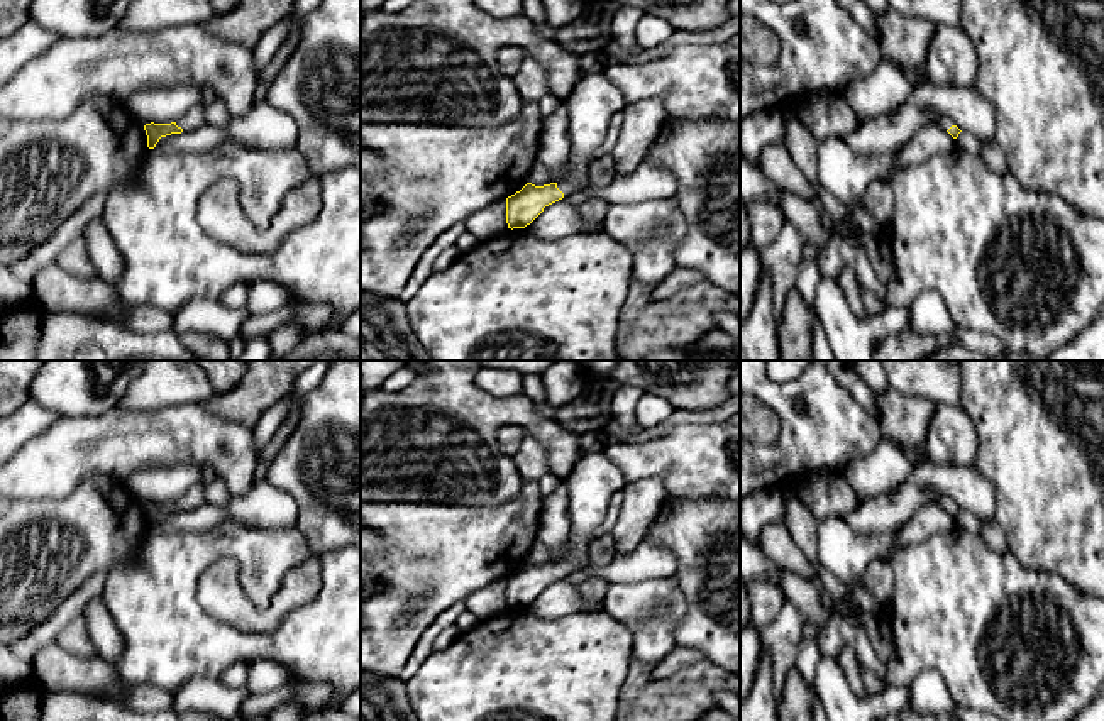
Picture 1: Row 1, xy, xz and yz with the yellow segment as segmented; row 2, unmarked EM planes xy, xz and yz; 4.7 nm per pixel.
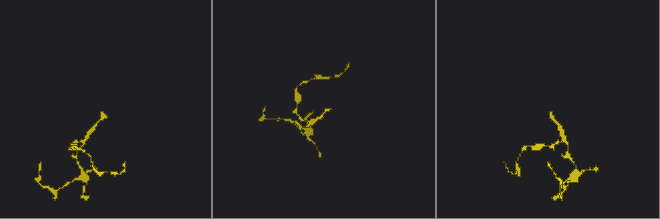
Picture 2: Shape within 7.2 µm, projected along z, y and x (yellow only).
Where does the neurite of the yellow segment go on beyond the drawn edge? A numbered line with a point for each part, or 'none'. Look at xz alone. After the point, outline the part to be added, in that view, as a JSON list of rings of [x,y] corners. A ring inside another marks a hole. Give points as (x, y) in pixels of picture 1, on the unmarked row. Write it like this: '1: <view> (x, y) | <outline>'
1: xz (595, 478) | [[[593,452],[576,462],[566,482],[571,516],[567,540],[572,545],[572,553],[562,557],[557,567],[564,572],[564,577],[569,577],[581,570],[588,545],[606,516],[611,496],[623,491],[628,479],[604,452]]]

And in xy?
1: xy (195, 498) | [[[203,481],[196,482],[181,499],[176,501],[176,504],[181,506],[183,511],[207,504]]]

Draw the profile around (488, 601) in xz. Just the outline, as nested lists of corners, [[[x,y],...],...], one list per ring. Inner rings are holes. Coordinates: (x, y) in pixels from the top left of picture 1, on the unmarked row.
[[[506,579],[484,584],[466,599],[466,609],[471,611],[479,621],[489,619],[505,613],[506,603]]]

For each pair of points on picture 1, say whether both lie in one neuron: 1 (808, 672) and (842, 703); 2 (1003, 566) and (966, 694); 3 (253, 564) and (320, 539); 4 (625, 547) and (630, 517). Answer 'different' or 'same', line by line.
1: different
2: same
3: different
4: same

